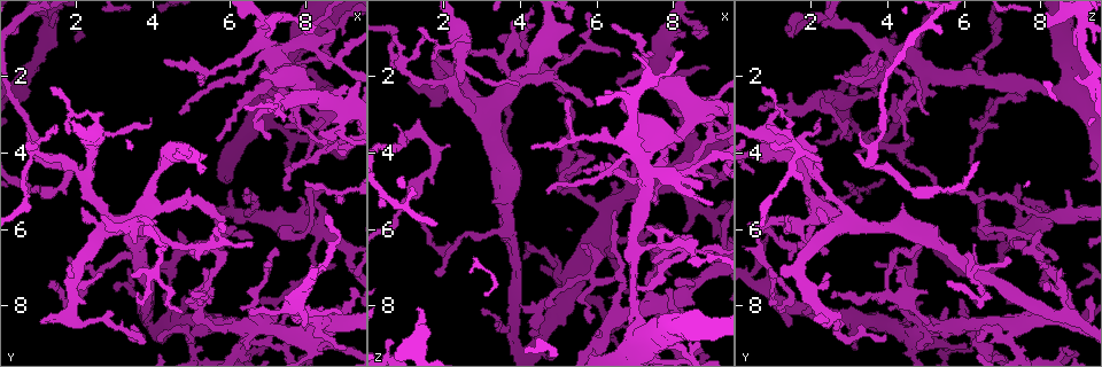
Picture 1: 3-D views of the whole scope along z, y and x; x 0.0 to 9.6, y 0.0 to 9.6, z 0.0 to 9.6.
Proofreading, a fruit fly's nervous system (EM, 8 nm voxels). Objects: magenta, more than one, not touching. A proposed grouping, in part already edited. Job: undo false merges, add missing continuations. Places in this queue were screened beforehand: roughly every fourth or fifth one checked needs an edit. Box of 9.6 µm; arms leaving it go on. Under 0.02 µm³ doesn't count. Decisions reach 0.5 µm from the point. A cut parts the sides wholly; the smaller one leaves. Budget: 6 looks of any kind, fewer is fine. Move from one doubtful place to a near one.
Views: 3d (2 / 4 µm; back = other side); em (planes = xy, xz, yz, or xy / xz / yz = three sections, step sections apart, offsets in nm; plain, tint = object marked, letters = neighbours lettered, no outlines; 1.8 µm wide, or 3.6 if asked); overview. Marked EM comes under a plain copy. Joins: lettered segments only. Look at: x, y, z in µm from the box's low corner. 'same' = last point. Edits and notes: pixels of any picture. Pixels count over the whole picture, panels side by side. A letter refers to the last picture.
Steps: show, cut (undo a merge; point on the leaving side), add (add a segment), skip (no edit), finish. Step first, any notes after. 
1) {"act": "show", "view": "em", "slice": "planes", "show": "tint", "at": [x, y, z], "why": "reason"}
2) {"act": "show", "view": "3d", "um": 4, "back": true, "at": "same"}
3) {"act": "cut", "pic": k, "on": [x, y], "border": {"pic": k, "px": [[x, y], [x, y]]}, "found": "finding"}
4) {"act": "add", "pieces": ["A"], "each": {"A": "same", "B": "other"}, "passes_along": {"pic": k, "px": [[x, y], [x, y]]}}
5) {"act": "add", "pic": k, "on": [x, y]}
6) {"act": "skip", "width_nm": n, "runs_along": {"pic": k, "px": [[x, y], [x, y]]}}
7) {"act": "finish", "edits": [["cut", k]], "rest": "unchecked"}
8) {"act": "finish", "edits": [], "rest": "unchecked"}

{"act": "show", "view": "3d", "um": 2, "at": [6.50, 5.60, 8.25], "why": "thick turns thin"}

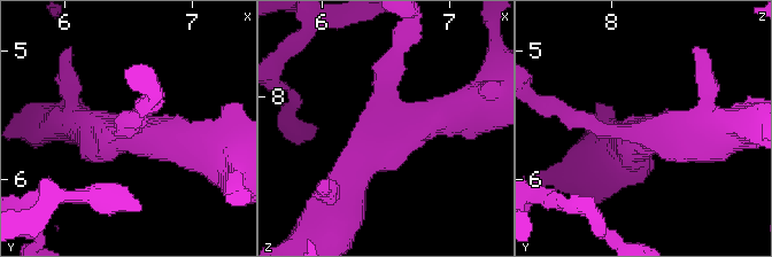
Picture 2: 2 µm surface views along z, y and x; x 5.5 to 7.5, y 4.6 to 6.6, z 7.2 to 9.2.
{"act": "show", "view": "em", "slice": "xz", "step": 4, "show": "tint", "at": [6.52, 5.62, 8.22], "arms": 3, "arm_widths_nm": [160, 300, 380]}

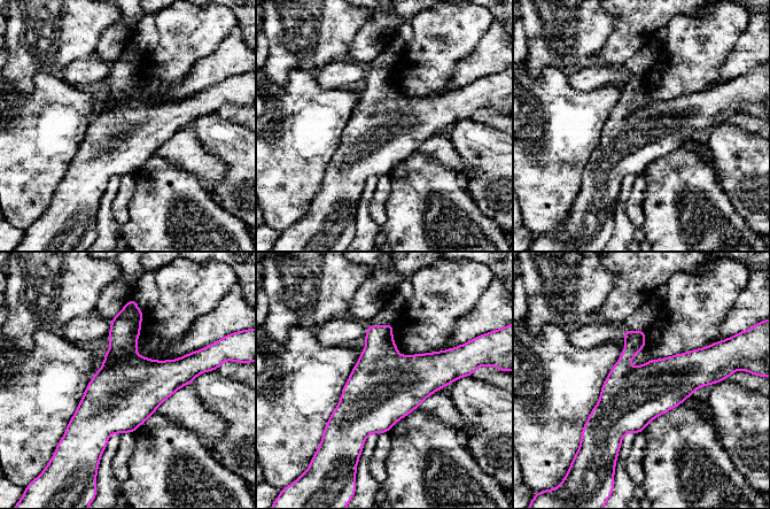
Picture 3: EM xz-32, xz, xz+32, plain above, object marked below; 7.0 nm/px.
{"act": "show", "view": "em", "slice": "planes", "show": "letters", "at": "same"}

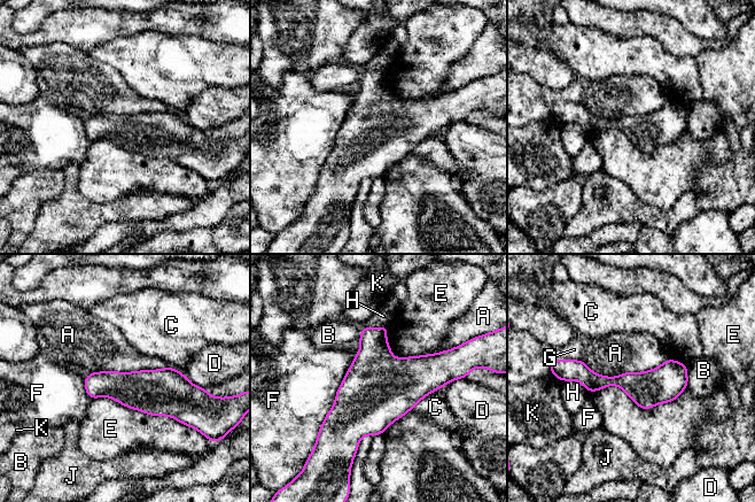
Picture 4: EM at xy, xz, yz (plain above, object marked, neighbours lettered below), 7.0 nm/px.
{"act": "skip", "width_nm": 240, "longest_contact_nm": ["E", 700], "each": {"A": "other", "B": "other", "C": "other", "D": "other", "E": "other", "F": "other", "G": "other", "H": "other", "J": "other", "K": "other"}, "found": "all the same neuron"}

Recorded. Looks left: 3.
{"act": "show", "view": "3d", "um": 4, "at": [1.70, 6.75, 7.10], "why": "free end"}

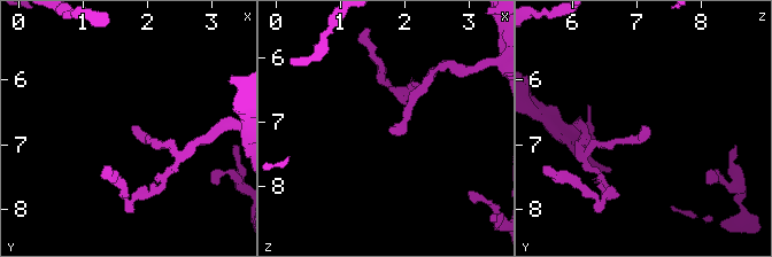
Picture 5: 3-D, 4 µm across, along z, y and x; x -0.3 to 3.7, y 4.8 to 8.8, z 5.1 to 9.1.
{"act": "show", "view": "em", "slice": "planes", "show": "tint", "at": [1.80, 6.80, 7.10], "why": "need the tissue"}

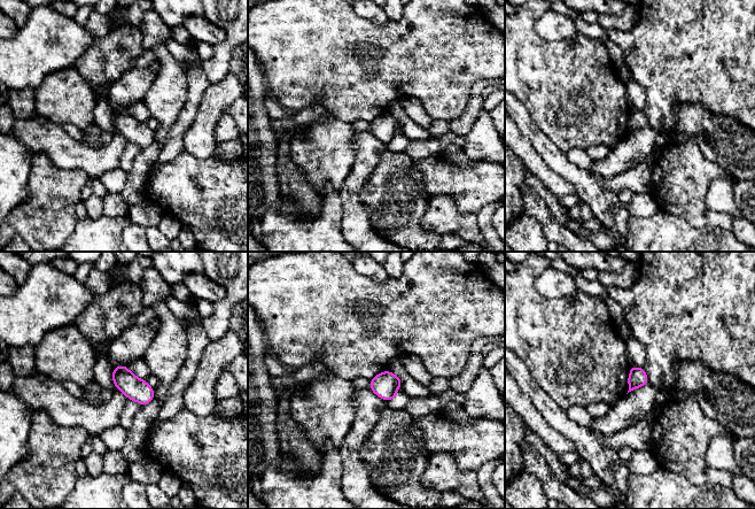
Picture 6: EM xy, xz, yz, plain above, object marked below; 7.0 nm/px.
{"act": "show", "view": "em", "slice": "planes", "show": "letters", "at": "same", "why": "see the neighbours"}

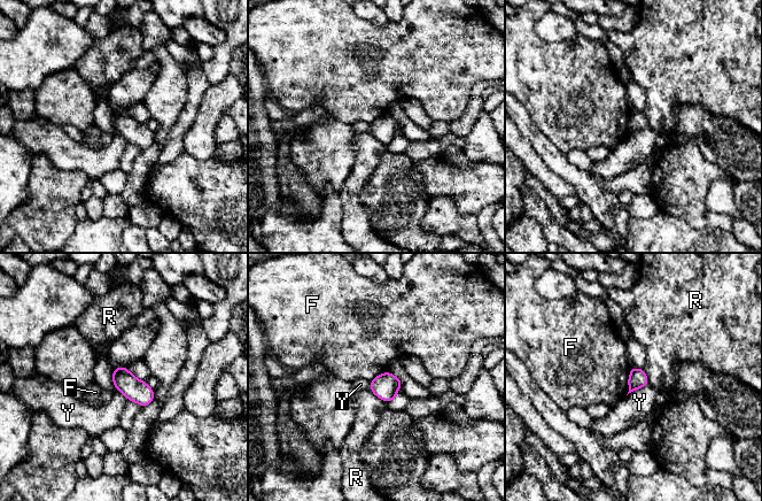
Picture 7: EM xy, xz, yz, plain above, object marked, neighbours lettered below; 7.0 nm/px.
{"act": "skip", "width_nm": 120, "each": {"F": "other", "R": "other", "Y": "other"}, "border": {"pic": 7, "px": [[631, 367], [628, 392], [626, 394]]}, "found": "no lettered segment goes on from it"}

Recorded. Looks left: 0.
{"act": "finish", "edits": [], "rest": "unchecked"}

